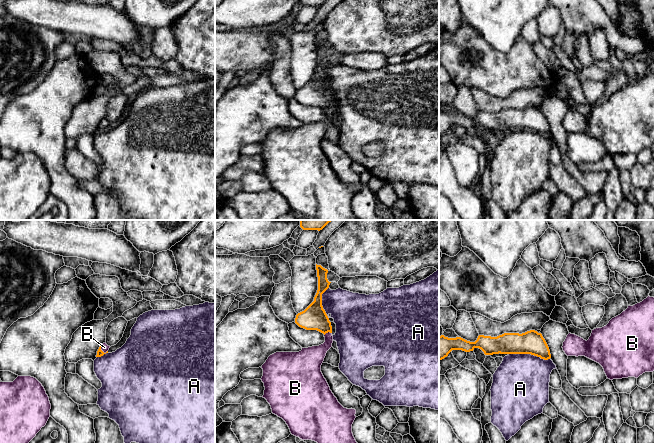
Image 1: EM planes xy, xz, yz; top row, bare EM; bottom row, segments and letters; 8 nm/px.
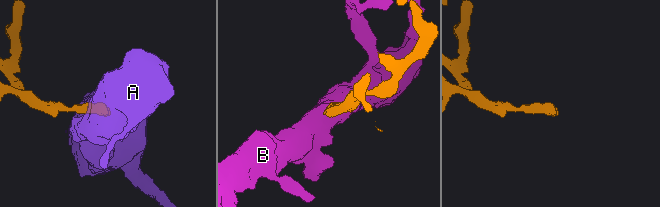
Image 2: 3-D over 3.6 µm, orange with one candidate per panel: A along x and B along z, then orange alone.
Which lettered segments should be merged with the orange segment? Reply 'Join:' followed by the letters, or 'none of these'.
Join: B

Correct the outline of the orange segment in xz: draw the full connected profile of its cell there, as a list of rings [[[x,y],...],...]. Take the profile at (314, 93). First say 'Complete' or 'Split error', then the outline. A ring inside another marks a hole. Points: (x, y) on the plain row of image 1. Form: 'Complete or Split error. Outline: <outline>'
Split error. Outline: [[[316,40],[318,66],[314,77],[298,89],[295,99],[306,106],[317,106],[324,110],[325,118],[319,122],[302,124],[299,128],[276,128],[262,141],[264,171],[272,189],[282,194],[292,211],[302,216],[312,216],[318,220],[358,220],[352,209],[356,194],[355,185],[344,184],[334,172],[321,148],[321,141],[327,127],[332,123],[332,102],[322,82],[322,70],[331,58],[327,55],[328,46]]]

